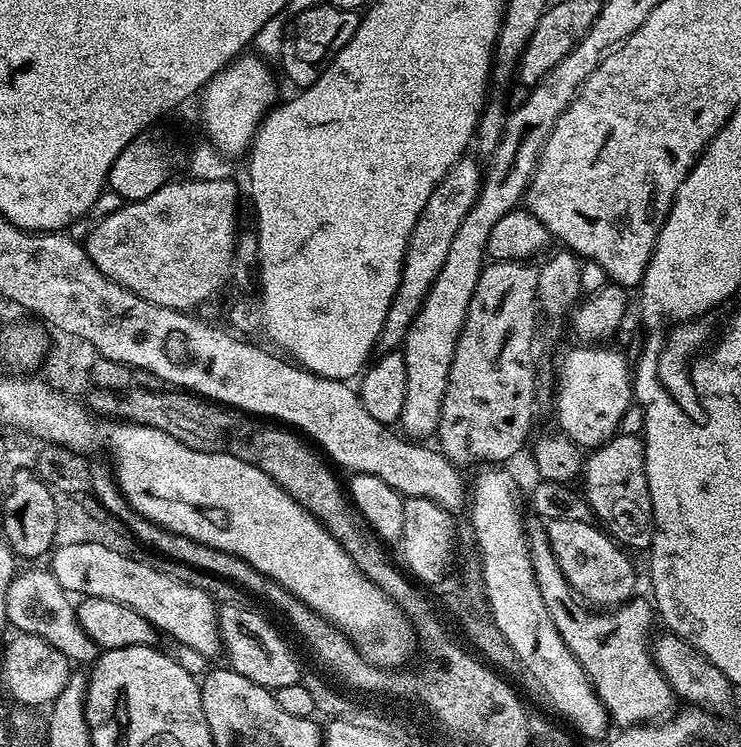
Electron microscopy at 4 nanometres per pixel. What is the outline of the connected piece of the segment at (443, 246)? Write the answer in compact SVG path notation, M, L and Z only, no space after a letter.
M465 154L460 157L450 170L434 186L434 194L426 198L426 206L422 206L422 214L418 214L418 222L414 222L414 230L408 239L402 274L394 298L390 302L390 310L386 314L386 322L382 326L382 334L378 341L384 350L396 350L403 345L404 335L414 322L434 278L438 278L438 270L442 270L442 262L446 262L446 253L450 251L450 242L454 242L454 234L458 234L458 226L466 218L470 206L480 193L482 179L482 164L475 155Z

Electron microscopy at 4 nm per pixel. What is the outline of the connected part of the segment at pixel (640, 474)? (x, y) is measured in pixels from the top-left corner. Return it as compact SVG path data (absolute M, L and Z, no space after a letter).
M617 434L599 448L589 451L584 462L582 473L582 495L592 508L595 519L599 521L605 532L625 549L651 549L652 536L656 533L654 510L650 502L650 486L646 482L646 466L644 465L644 441L639 435Z

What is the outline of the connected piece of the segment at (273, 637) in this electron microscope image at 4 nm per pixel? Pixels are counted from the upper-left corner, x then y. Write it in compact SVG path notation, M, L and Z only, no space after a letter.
M219 606L218 615L222 652L225 657L228 655L227 667L269 690L300 683L302 669L295 654L266 617L259 616L251 606Z

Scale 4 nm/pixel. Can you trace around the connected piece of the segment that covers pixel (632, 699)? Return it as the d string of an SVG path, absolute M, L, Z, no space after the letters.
M540 518L529 519L526 531L530 562L534 566L534 578L538 582L538 590L542 590L542 602L546 602L546 610L550 610L550 618L554 626L558 634L562 634L562 642L568 647L570 654L578 658L578 662L592 684L592 689L596 691L602 706L608 711L609 721L617 729L623 730L635 728L638 724L660 722L671 717L674 712L672 703L676 704L678 699L668 685L667 678L660 672L660 667L656 665L656 657L652 655L650 647L650 637L653 635L652 616L654 620L653 601L648 598L645 600L633 598L627 604L619 605L611 610L589 610L572 591L572 587L568 585L562 574L562 566L558 566L558 558L554 558L554 550L548 541L545 521Z

